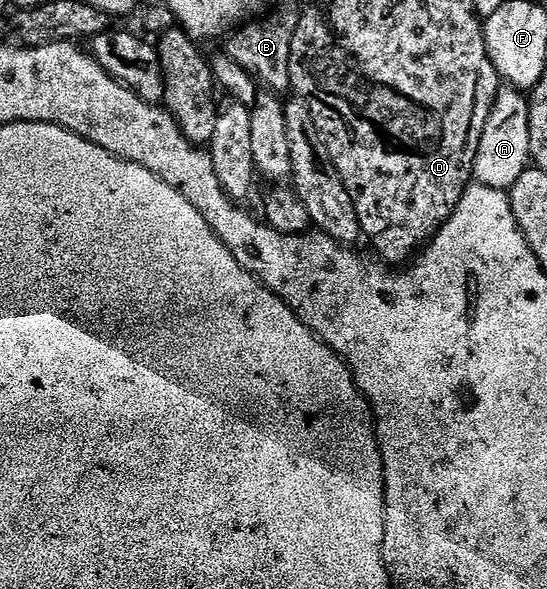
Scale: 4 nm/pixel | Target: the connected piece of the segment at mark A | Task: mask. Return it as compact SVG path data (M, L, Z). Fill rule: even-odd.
M502 85L495 96L489 118L486 119L481 143L474 160L472 177L481 185L493 189L509 190L514 182L531 164L531 147L529 146L530 101L520 90L511 85Z

